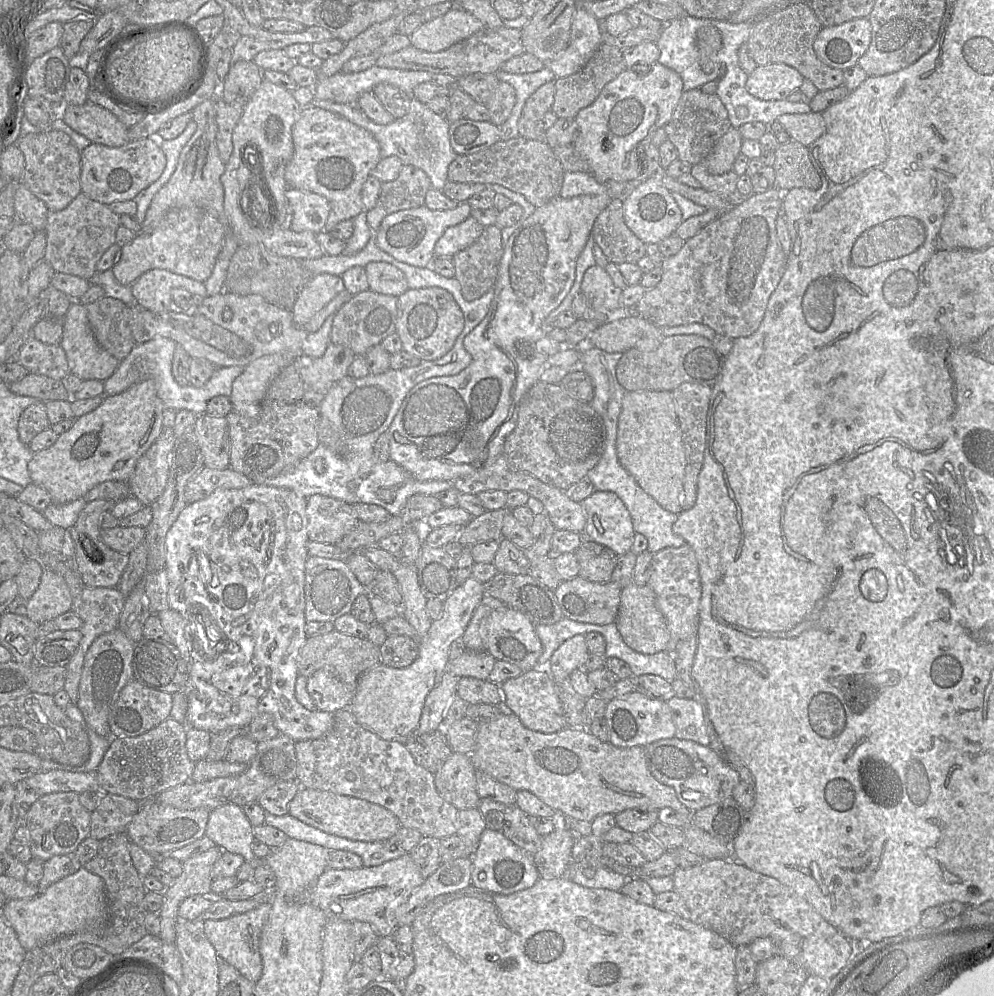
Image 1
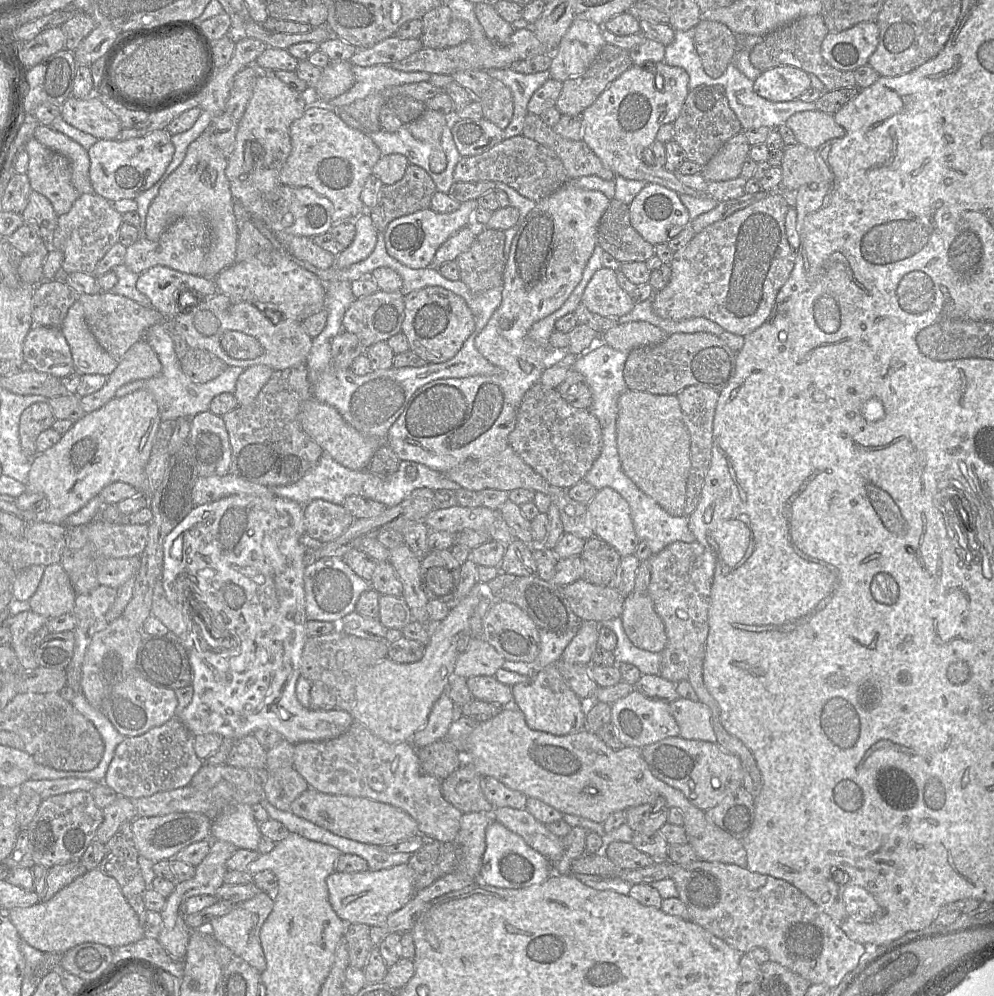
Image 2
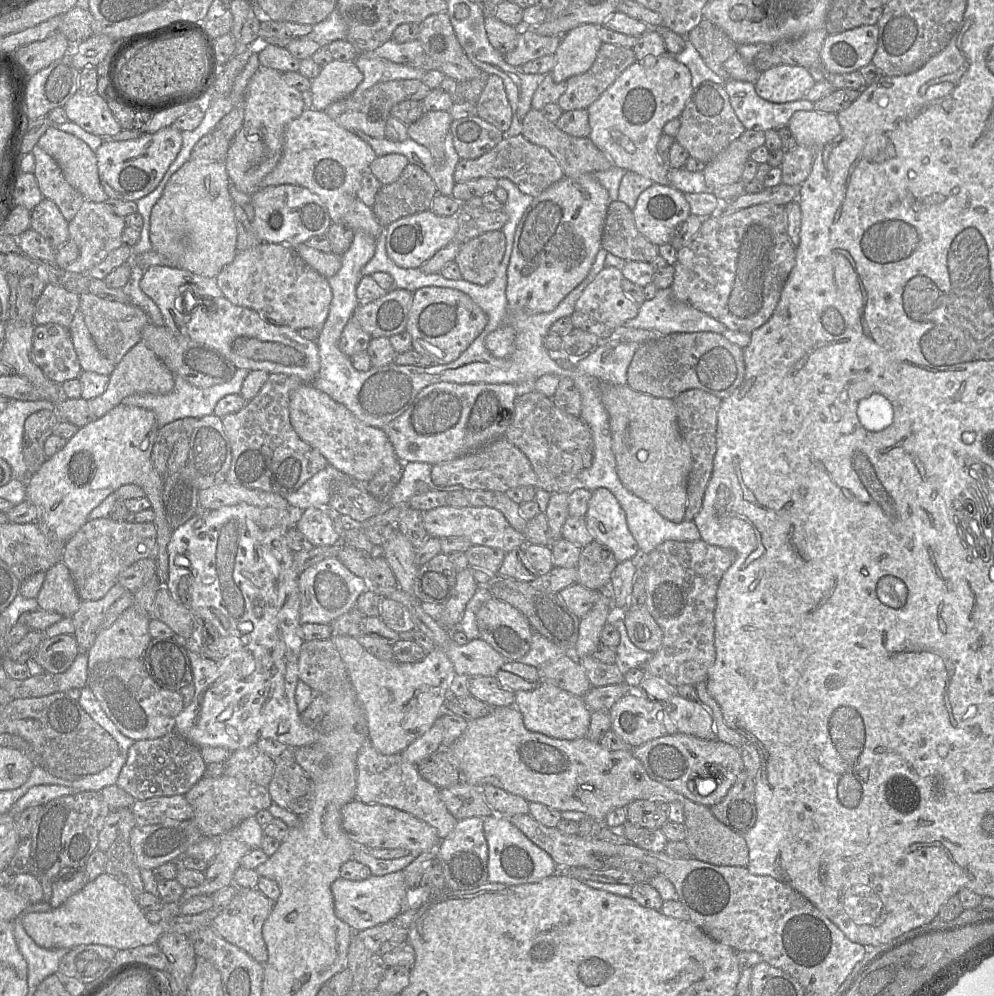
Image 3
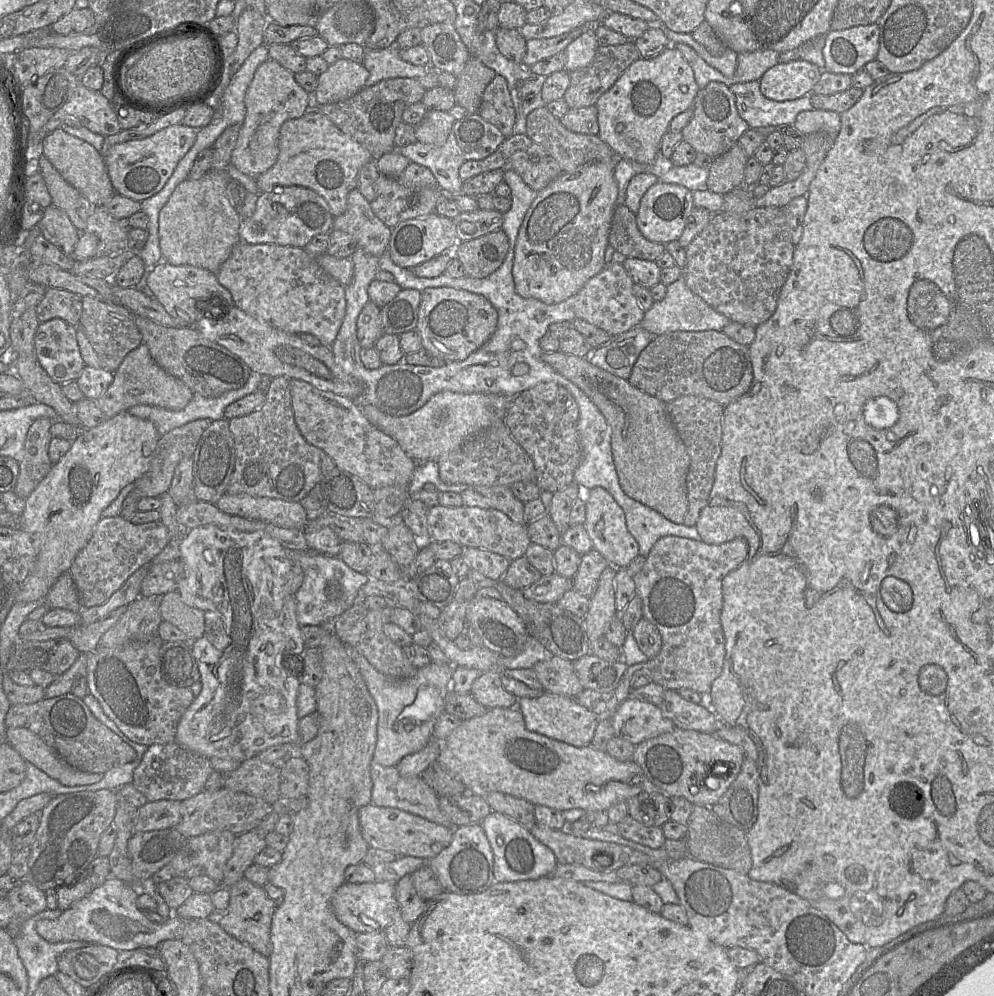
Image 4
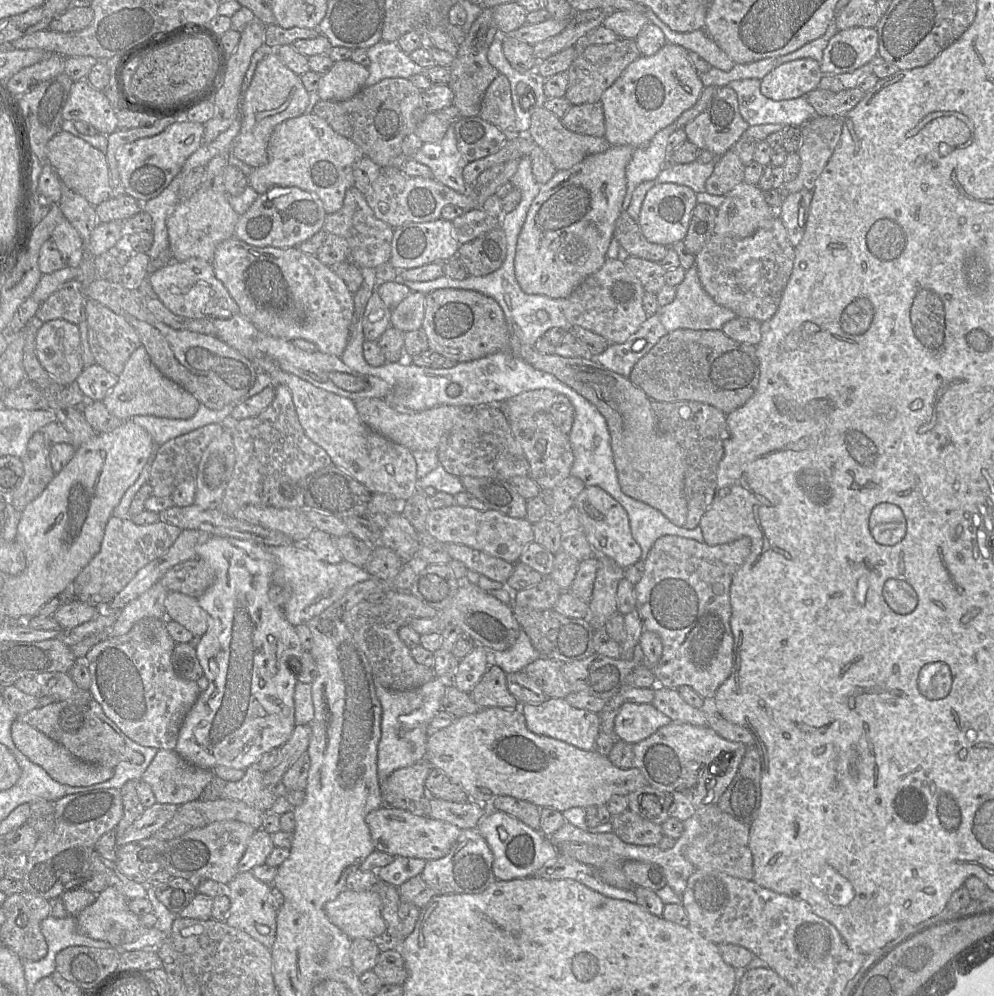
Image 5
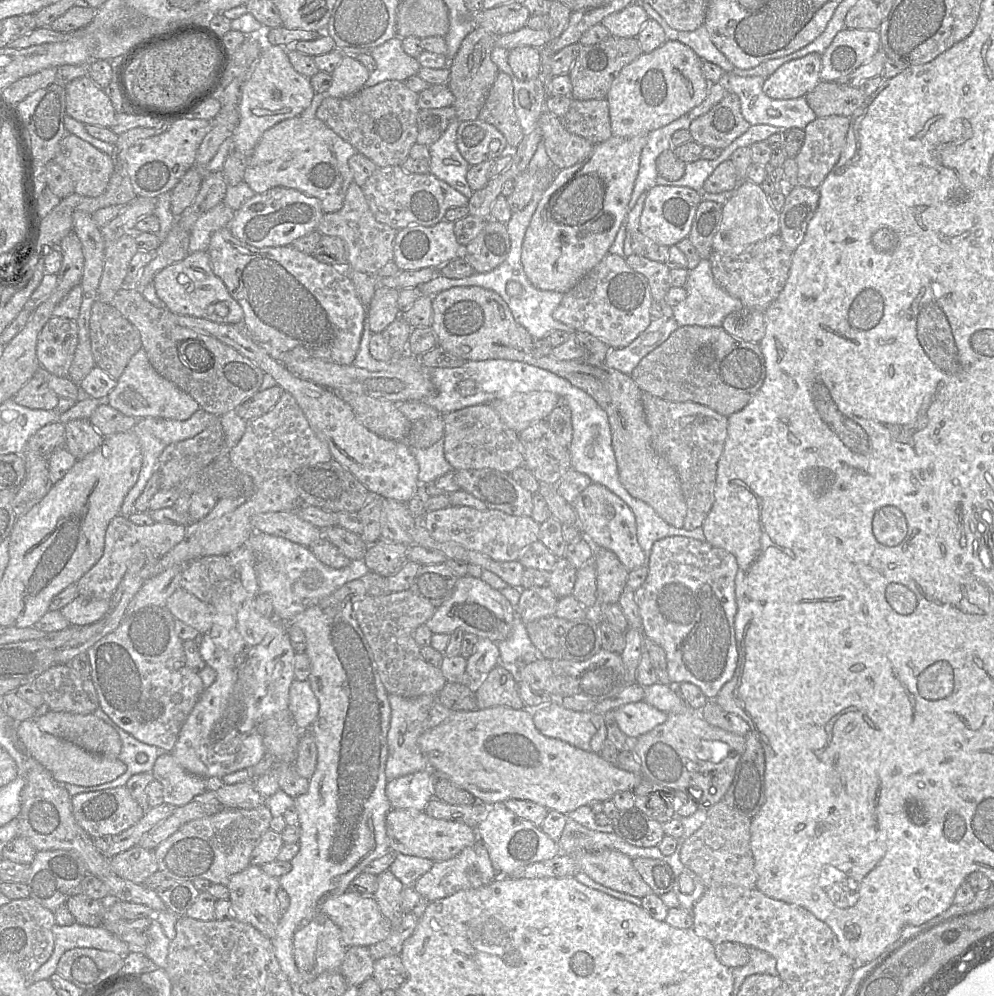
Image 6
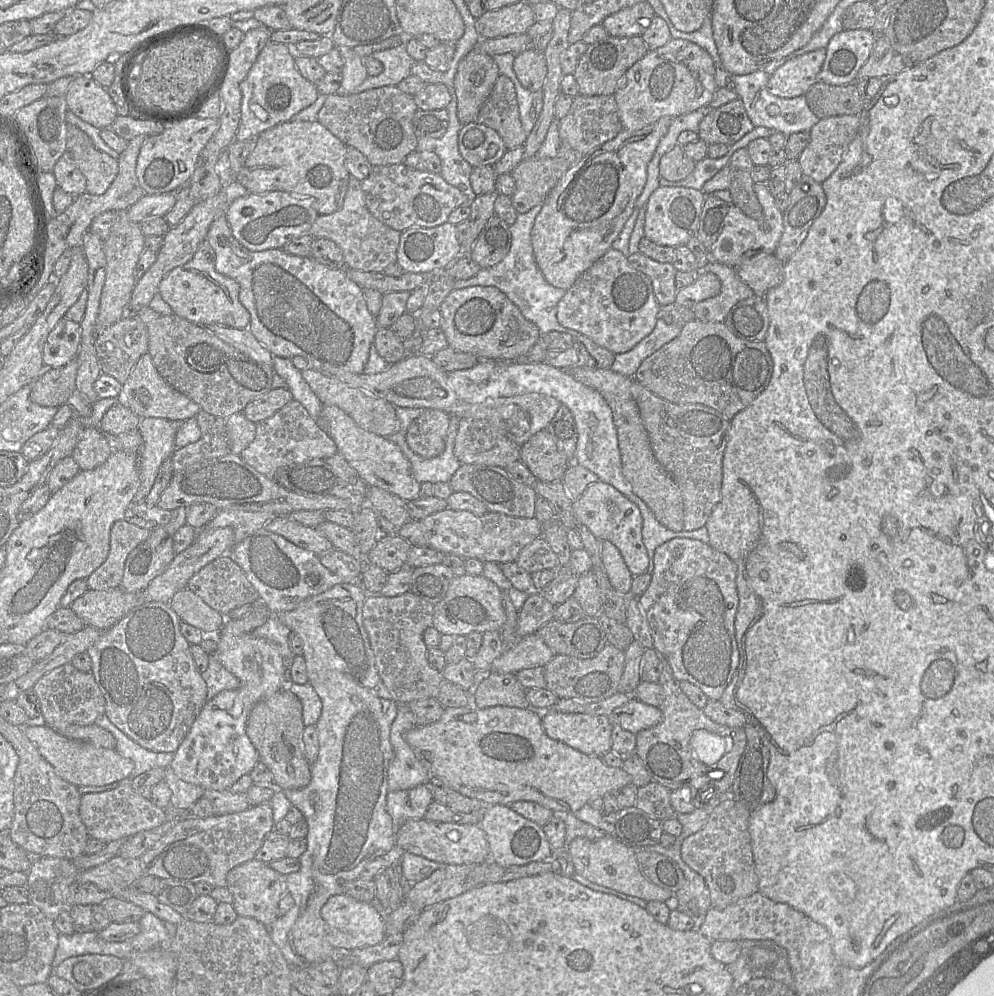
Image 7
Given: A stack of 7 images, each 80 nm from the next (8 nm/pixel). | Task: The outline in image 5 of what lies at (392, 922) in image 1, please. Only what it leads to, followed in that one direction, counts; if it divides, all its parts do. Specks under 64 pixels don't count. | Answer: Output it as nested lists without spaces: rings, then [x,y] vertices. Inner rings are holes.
[[[345,888],[335,899],[328,901],[324,909],[332,923],[352,940],[357,938],[380,940],[385,936],[387,925],[382,917],[382,901],[374,889],[352,891]]]

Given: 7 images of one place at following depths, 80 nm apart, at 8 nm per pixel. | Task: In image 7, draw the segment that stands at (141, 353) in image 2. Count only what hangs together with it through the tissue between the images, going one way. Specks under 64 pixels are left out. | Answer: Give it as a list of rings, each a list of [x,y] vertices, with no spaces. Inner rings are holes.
[[[150,354],[140,357],[117,396],[118,404],[127,407],[140,418],[156,417],[186,421],[195,417],[201,407],[189,397],[170,386],[157,371]]]

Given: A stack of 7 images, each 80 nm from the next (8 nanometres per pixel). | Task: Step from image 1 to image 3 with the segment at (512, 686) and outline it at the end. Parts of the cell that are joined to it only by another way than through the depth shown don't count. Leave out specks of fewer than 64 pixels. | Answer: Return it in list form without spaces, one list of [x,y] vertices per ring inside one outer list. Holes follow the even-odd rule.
[[[541,681],[534,690],[515,692],[515,706],[522,714],[525,727],[532,732],[556,739],[575,740],[586,737],[589,729],[592,711],[583,697],[577,697],[545,681]]]

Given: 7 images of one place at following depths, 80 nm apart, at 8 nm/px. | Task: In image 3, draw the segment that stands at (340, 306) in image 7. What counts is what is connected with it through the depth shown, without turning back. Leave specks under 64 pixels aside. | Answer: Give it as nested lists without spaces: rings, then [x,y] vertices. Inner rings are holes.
[[[259,243],[250,249],[238,251],[232,262],[216,276],[216,282],[232,304],[260,314],[278,312],[283,325],[297,331],[309,327],[322,329],[332,300],[328,279],[285,244]]]

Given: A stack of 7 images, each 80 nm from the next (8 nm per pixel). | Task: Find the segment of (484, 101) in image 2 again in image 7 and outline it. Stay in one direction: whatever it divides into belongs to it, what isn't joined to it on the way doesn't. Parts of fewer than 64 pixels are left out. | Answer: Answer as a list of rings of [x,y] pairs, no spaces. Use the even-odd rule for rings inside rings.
[[[499,75],[476,122],[497,131],[507,150],[524,145],[528,134],[522,127],[516,91],[510,78]]]

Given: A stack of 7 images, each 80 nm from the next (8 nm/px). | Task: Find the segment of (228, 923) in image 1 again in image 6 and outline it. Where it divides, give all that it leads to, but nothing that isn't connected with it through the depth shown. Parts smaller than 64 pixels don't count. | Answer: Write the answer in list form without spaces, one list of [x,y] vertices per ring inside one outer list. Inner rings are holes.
[[[249,865],[230,877],[227,888],[233,919],[250,924],[267,938],[273,939],[281,916],[277,902],[279,878],[266,874],[260,866]]]

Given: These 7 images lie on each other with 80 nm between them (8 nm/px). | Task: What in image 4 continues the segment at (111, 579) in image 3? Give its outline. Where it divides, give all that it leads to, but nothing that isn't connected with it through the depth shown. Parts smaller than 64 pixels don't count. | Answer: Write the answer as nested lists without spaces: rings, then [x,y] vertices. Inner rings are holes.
[[[120,516],[101,518],[69,570],[82,608],[105,603],[140,567],[150,564],[170,540],[169,531],[161,521],[133,524]]]

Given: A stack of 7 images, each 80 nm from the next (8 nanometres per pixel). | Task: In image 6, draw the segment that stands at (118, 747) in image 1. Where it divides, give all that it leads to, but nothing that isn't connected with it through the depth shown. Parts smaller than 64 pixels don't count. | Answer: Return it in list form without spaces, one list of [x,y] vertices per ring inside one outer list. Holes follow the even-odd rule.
[[[171,752],[159,756],[156,759],[151,772],[154,780],[157,780],[163,786],[164,803],[172,804],[175,807],[188,804],[195,796],[206,791],[207,779],[187,772],[175,761]]]

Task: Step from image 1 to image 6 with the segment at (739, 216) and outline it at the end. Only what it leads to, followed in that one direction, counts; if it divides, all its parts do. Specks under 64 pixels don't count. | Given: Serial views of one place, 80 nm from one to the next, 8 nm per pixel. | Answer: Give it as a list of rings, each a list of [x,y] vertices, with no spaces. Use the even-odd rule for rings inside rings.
[[[774,234],[761,241],[747,246],[739,254],[727,254],[724,252],[712,251],[708,260],[711,265],[714,281],[731,296],[739,299],[744,307],[765,312],[767,308],[777,299],[783,289],[791,267],[792,254],[779,234]]]

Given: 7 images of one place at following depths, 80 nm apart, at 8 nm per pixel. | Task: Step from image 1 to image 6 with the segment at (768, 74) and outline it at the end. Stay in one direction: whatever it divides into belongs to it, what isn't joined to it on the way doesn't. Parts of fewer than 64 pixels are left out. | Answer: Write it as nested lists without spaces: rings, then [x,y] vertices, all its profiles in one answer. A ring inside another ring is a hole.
[[[810,53],[784,63],[765,79],[763,92],[773,99],[804,97],[821,81],[821,57]]]

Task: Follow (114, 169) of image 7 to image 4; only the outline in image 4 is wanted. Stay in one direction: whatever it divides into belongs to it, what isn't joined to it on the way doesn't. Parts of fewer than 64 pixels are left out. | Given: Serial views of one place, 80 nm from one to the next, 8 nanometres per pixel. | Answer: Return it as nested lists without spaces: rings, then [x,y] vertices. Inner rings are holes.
[[[57,128],[43,139],[40,144],[40,153],[51,162],[70,185],[94,206],[103,206],[114,196],[115,190],[103,156],[86,141]]]

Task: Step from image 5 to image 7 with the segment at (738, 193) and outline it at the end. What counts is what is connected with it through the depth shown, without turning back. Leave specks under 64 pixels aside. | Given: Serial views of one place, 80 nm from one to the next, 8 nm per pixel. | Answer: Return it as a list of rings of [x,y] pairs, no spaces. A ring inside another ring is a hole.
[[[762,183],[753,184],[754,192],[762,206],[763,218],[753,219],[744,214],[736,205],[730,204],[724,227],[710,249],[711,259],[736,268],[743,261],[759,254],[774,254],[783,233],[783,212],[775,203],[775,198]]]

